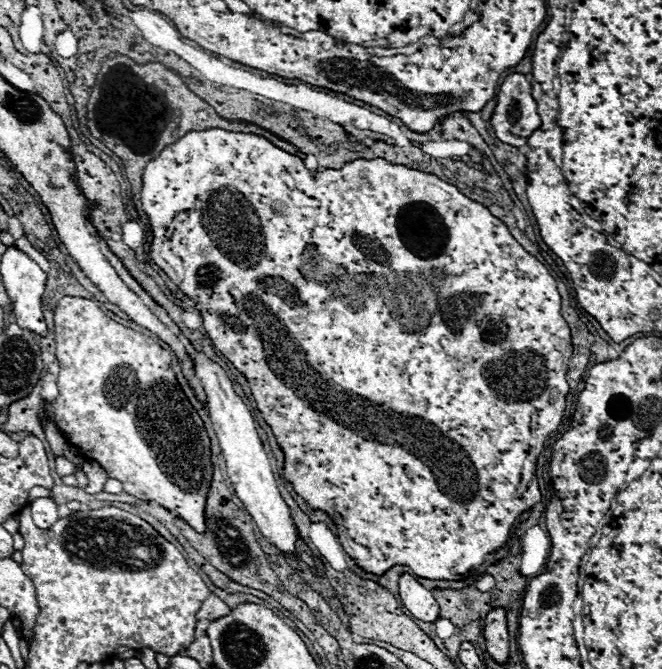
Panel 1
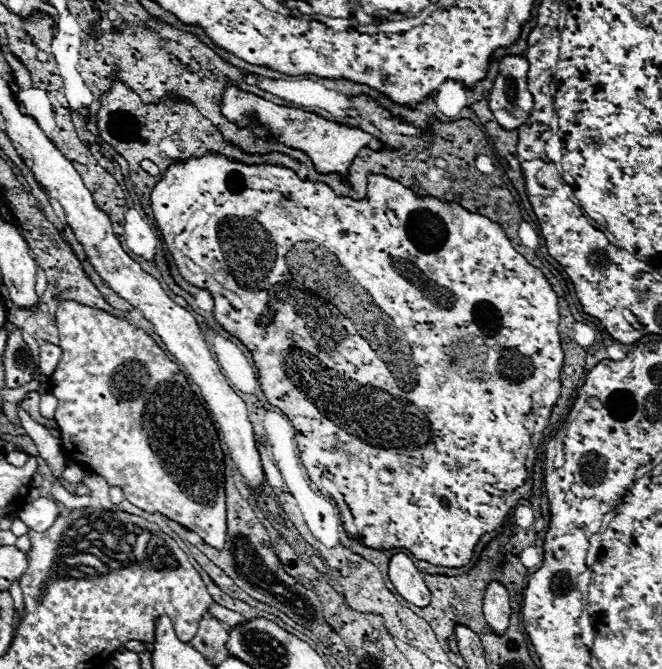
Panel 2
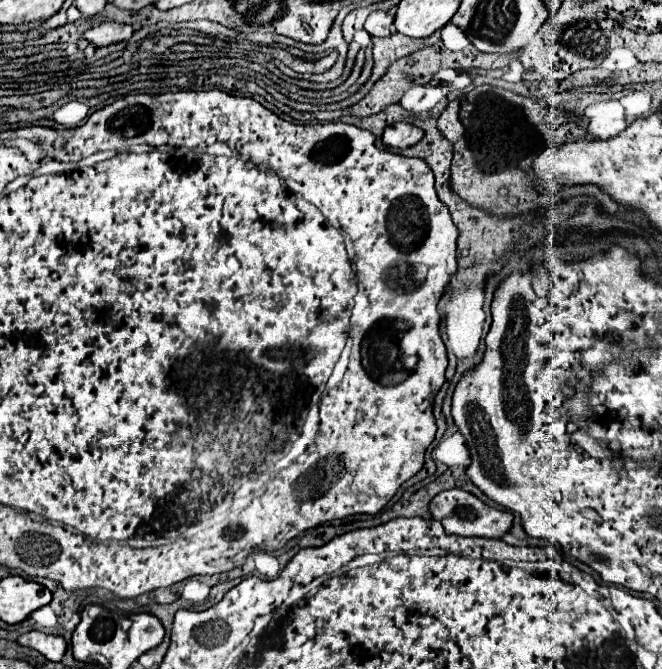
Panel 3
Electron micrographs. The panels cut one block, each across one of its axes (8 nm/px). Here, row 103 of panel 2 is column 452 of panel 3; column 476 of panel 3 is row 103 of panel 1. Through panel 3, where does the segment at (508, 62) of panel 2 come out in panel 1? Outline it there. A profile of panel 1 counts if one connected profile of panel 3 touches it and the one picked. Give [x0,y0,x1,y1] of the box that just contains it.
[492,74,542,148]

